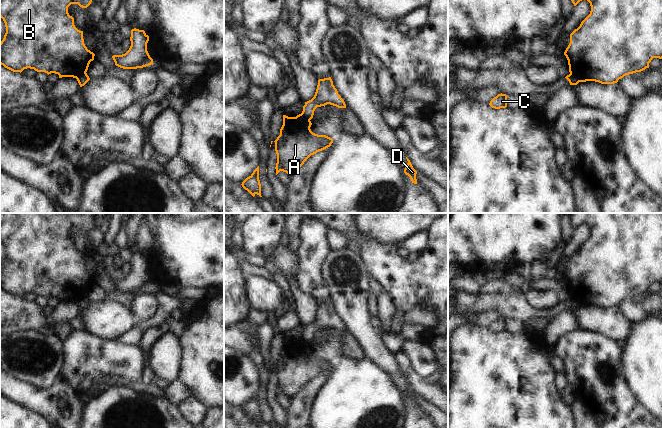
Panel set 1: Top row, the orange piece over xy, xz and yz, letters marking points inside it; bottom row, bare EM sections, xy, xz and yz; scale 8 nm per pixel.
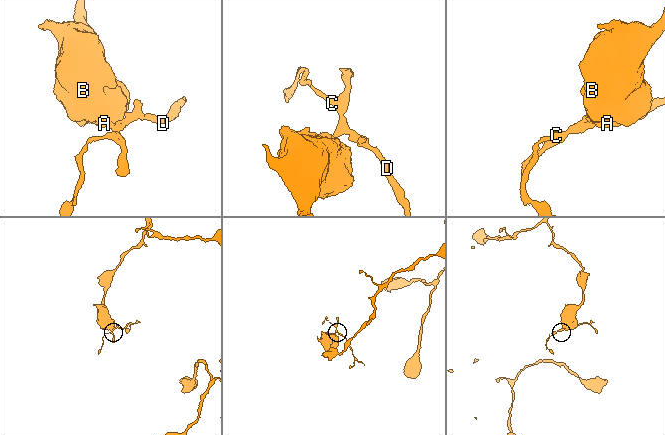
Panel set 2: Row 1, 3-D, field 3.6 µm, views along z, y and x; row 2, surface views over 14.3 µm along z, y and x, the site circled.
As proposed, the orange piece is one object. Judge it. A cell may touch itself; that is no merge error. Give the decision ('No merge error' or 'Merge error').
Merge error.

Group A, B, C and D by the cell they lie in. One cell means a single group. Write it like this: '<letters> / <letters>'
A B / C D

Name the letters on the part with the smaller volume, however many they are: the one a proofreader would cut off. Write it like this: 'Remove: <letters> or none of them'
Remove: C, D

